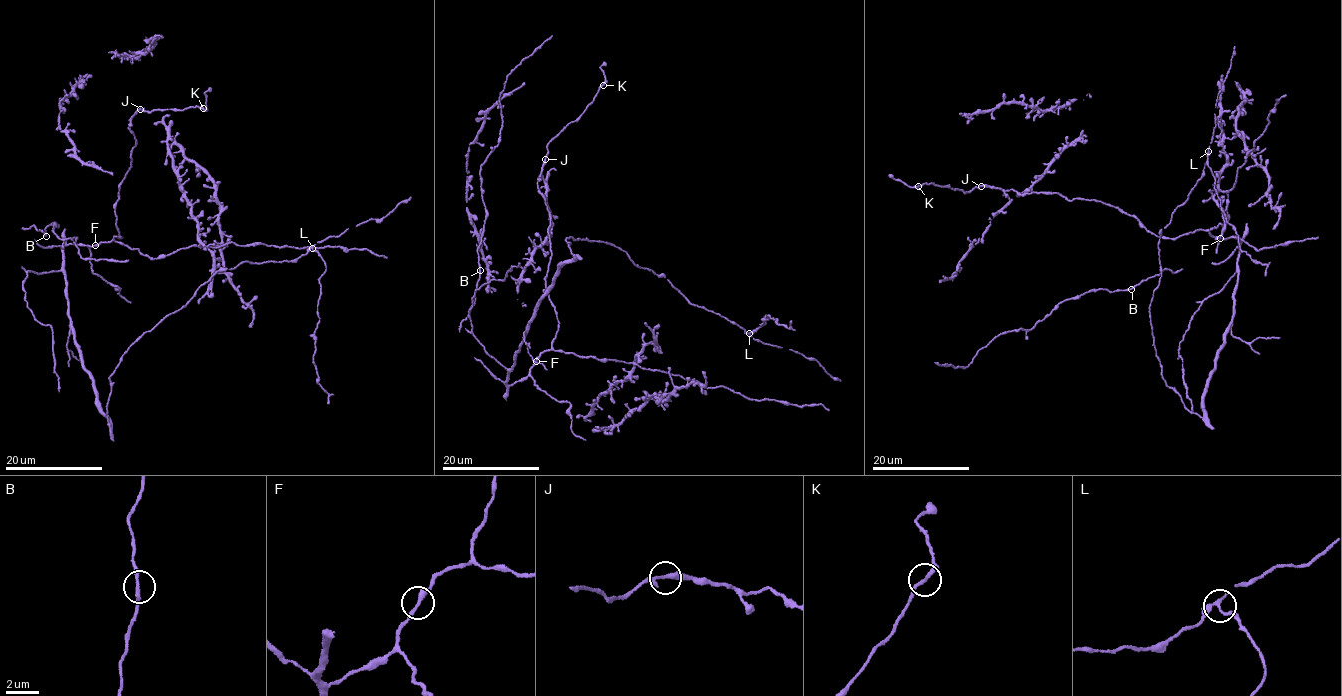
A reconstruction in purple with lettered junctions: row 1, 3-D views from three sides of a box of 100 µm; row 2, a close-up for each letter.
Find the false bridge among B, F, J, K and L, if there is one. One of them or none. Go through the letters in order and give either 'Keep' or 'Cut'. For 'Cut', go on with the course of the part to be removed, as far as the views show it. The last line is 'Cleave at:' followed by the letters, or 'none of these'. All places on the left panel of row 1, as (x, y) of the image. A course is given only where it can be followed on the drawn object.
B: Keep
F: Keep
J: Keep
K: Keep
L: Cut. Course of the part to remove: (313, 248), (326, 269), (319, 278), (319, 321), (315, 330), (313, 360), (317, 380), (327, 394), (328, 403)
Cleave at: L

